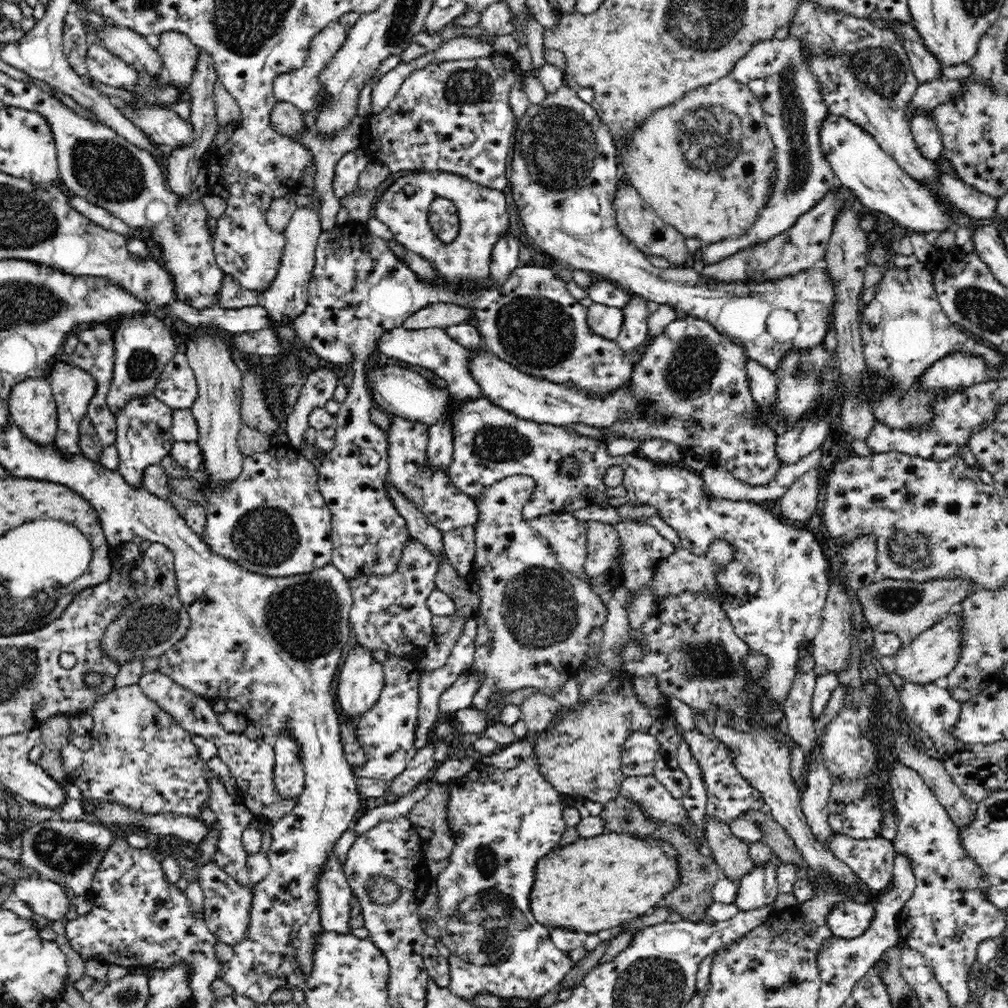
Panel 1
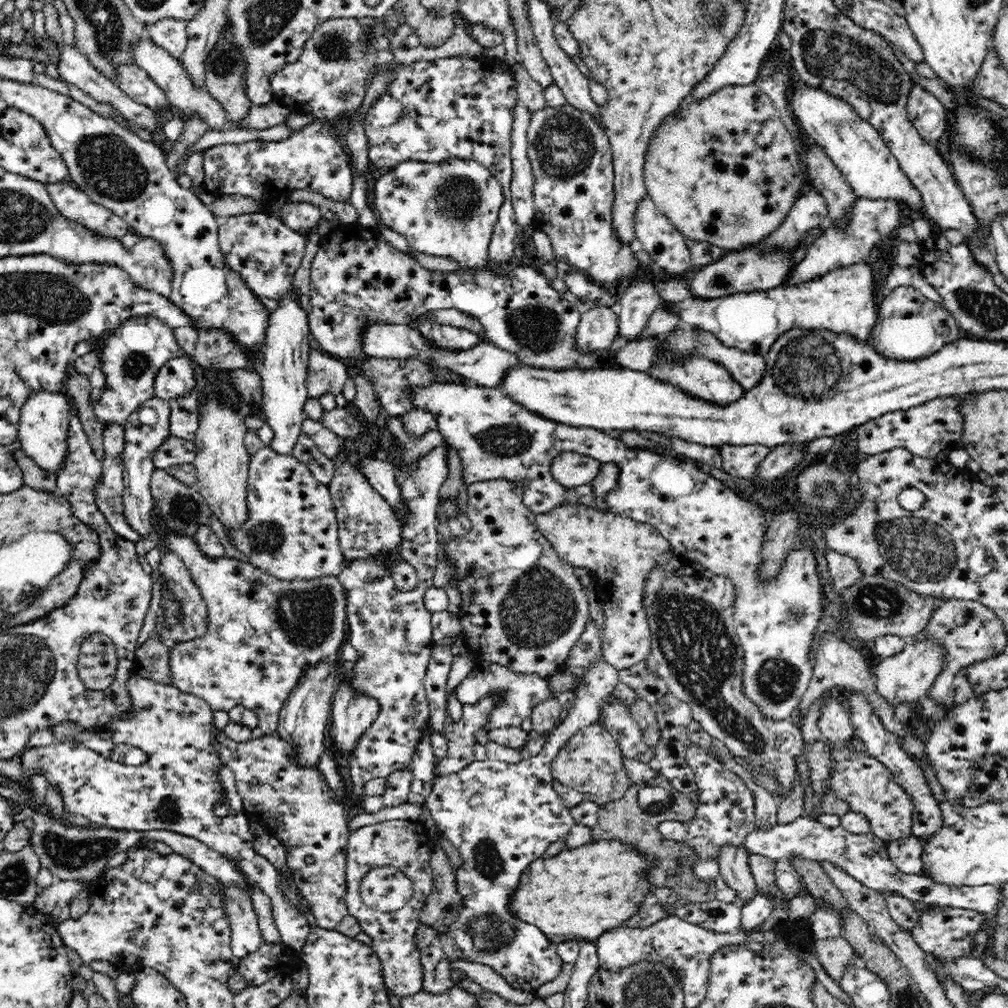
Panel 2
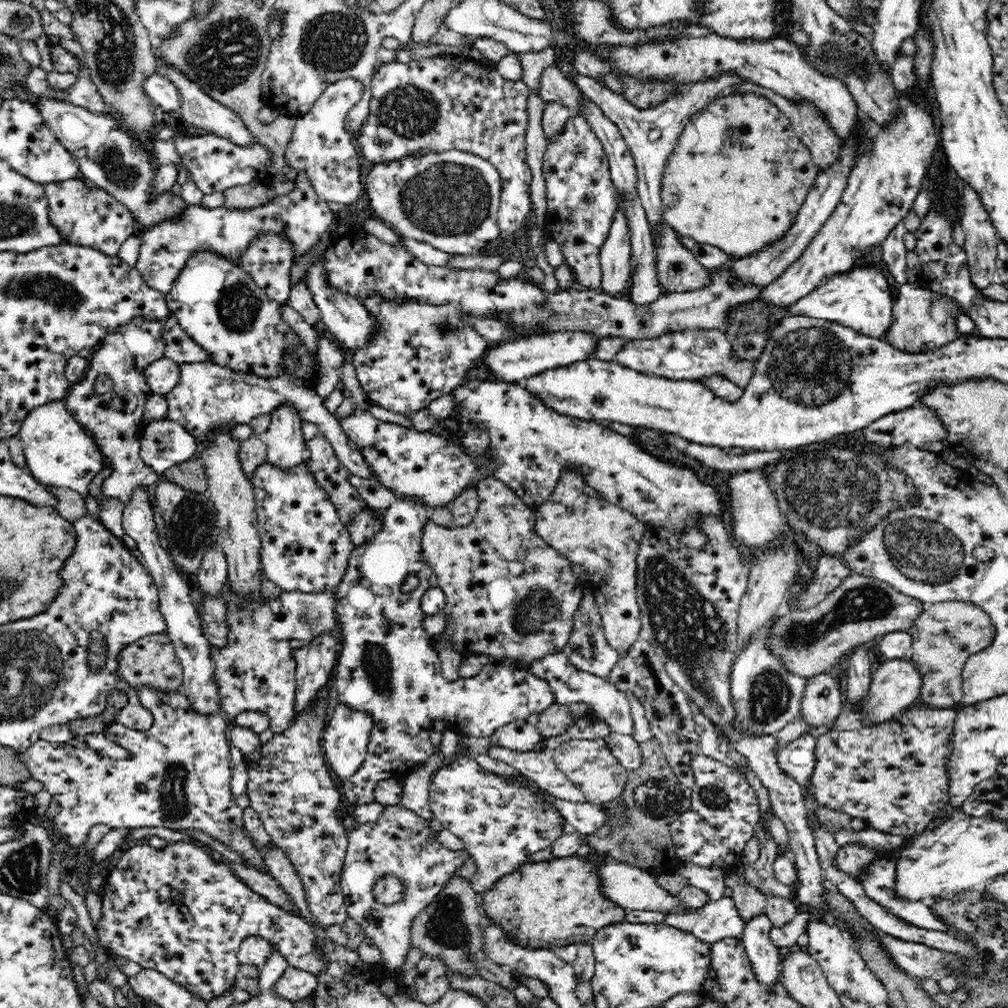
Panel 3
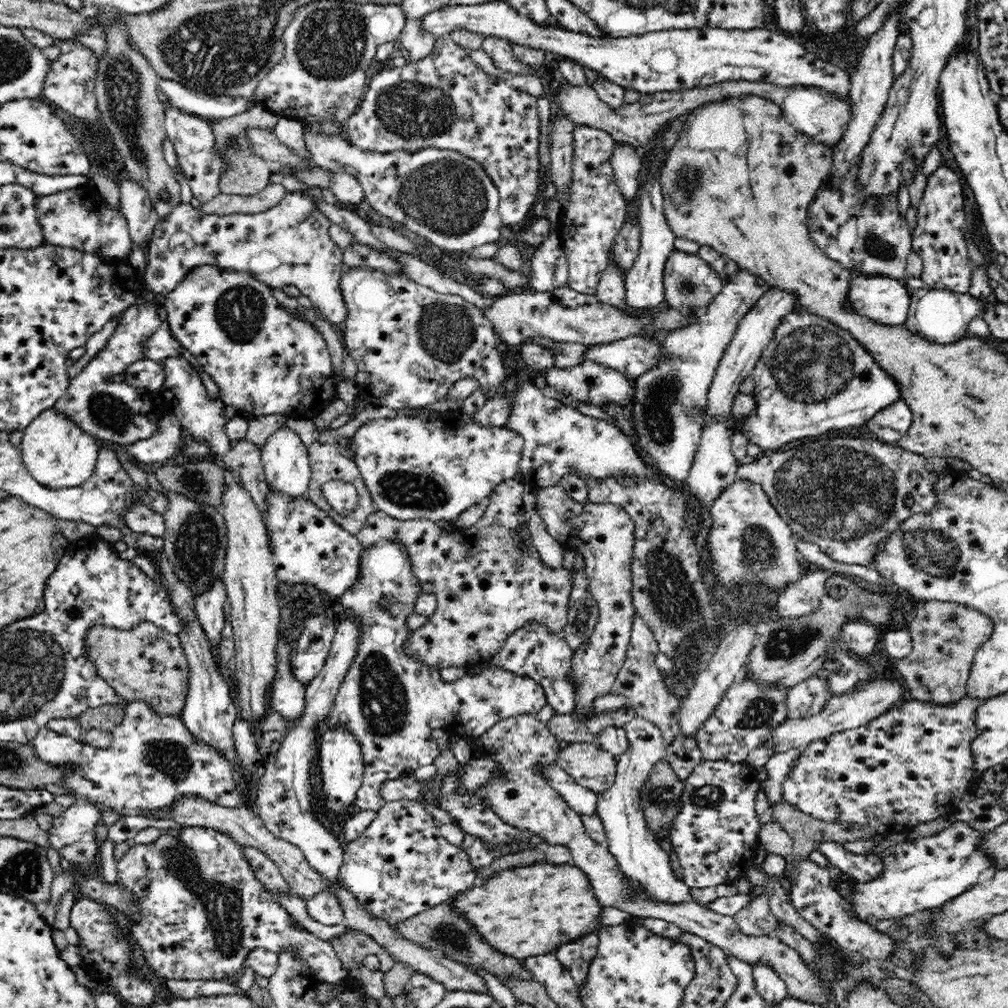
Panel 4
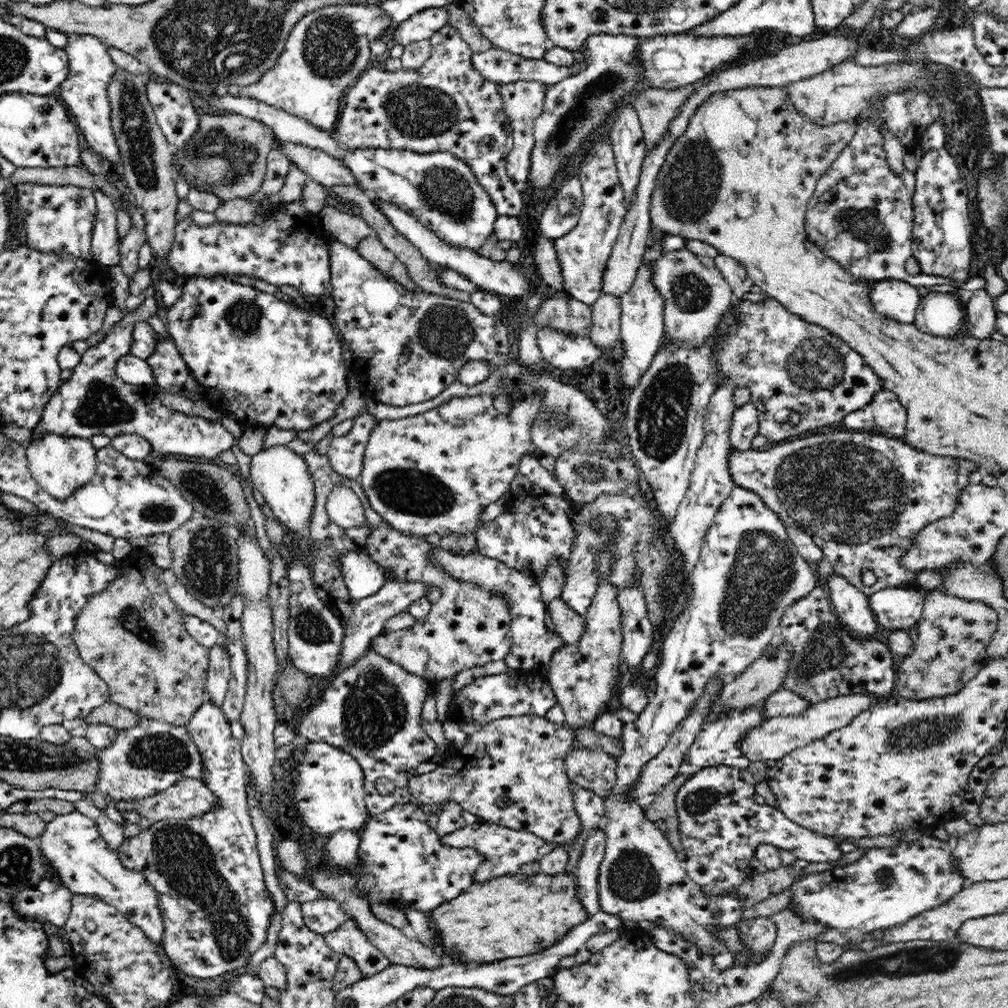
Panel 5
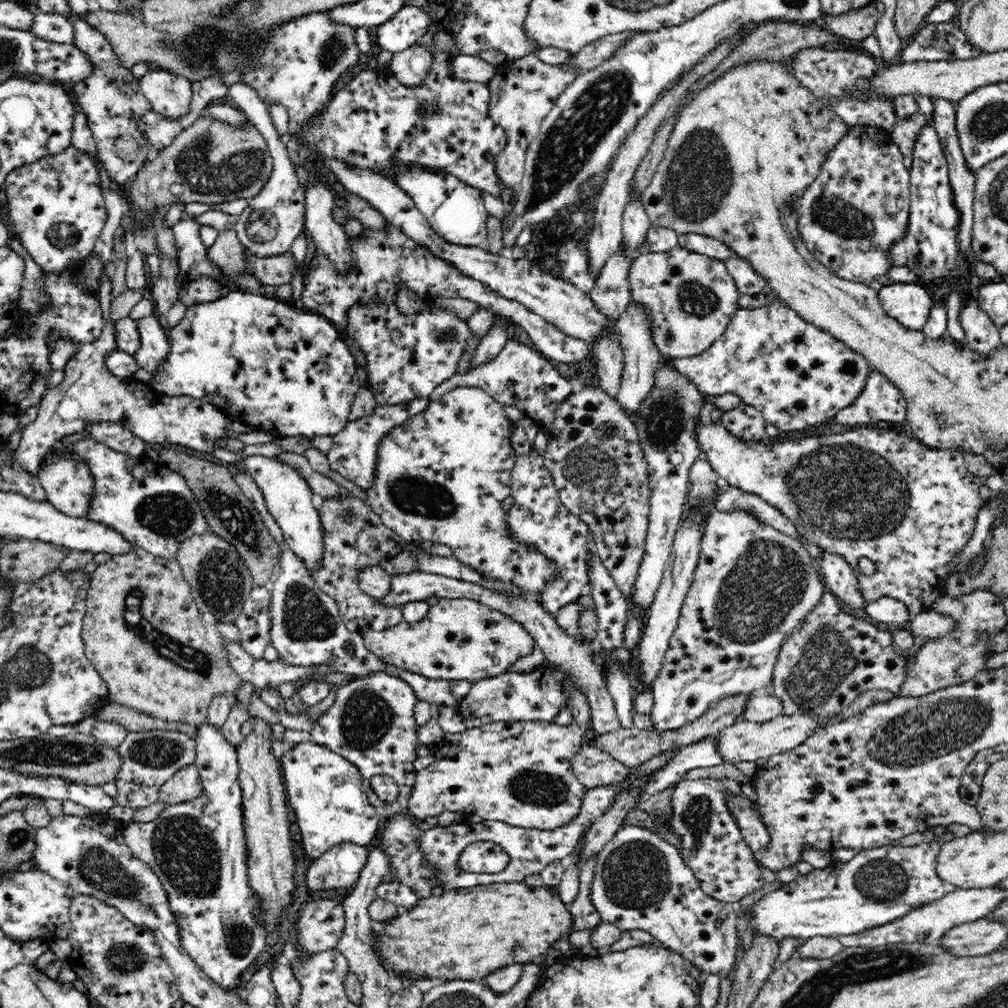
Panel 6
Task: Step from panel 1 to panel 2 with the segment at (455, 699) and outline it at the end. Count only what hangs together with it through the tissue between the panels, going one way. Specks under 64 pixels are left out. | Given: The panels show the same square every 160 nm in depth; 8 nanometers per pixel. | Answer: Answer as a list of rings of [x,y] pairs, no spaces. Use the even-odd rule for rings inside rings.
[[[477,660],[477,666],[453,690],[453,694],[463,706],[475,705],[478,700],[494,692],[499,692],[502,702],[498,701],[495,704],[489,721],[484,725],[488,732],[492,731],[492,728],[520,727],[522,722],[530,718],[534,706],[553,697],[547,680],[541,679],[539,675],[516,675],[500,664],[486,663],[482,660]]]

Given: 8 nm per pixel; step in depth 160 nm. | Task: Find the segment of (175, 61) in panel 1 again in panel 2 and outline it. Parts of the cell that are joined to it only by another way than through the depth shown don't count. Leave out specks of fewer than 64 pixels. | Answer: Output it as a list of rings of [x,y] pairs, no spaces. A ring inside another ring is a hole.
[[[164,19],[162,22],[145,27],[154,44],[164,48],[170,55],[179,59],[186,50],[188,42],[187,23],[176,19]]]

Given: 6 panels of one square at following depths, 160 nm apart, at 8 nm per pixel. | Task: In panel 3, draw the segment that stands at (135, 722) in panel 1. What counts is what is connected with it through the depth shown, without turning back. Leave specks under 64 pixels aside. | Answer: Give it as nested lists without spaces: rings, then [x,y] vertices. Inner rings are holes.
[[[140,685],[137,688],[137,695],[141,705],[152,713],[151,728],[133,730],[120,722],[114,722],[104,732],[110,742],[125,748],[129,753],[128,758],[116,760],[102,756],[87,743],[75,742],[74,739],[64,743],[39,739],[20,754],[20,760],[24,763],[25,770],[30,771],[31,778],[42,782],[44,788],[61,806],[61,811],[53,818],[59,843],[68,848],[70,846],[78,848],[86,844],[89,830],[94,824],[135,828],[162,827],[172,828],[175,831],[196,829],[232,847],[236,853],[244,857],[244,864],[270,876],[262,854],[245,828],[243,809],[238,807],[234,794],[230,791],[232,758],[227,744],[227,726],[230,721],[222,714],[202,713],[194,709],[194,705],[181,690],[162,691],[162,689],[152,689],[148,685]]]

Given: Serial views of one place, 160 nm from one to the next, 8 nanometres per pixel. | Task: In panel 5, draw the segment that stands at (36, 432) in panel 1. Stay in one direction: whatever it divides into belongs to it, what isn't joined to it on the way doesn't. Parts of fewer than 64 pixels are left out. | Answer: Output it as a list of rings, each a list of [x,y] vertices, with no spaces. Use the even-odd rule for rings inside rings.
[[[42,432],[32,437],[25,447],[28,468],[34,480],[53,497],[63,499],[95,476],[97,470],[96,449],[90,439],[64,436],[62,433]]]

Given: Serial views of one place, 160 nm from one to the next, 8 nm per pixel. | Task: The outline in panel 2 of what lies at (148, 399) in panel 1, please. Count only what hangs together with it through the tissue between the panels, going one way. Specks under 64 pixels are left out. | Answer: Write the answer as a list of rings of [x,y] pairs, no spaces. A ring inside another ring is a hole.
[[[160,398],[146,400],[143,404],[137,406],[136,410],[128,416],[124,424],[125,443],[122,454],[124,470],[122,470],[124,479],[124,492],[122,504],[124,505],[124,516],[132,530],[139,532],[143,538],[151,538],[151,526],[149,526],[149,514],[155,509],[155,504],[151,495],[150,482],[152,472],[155,470],[154,452],[156,448],[162,446],[168,440],[170,407],[169,402]],[[152,408],[156,412],[154,424],[142,424],[140,420],[140,410]]]

